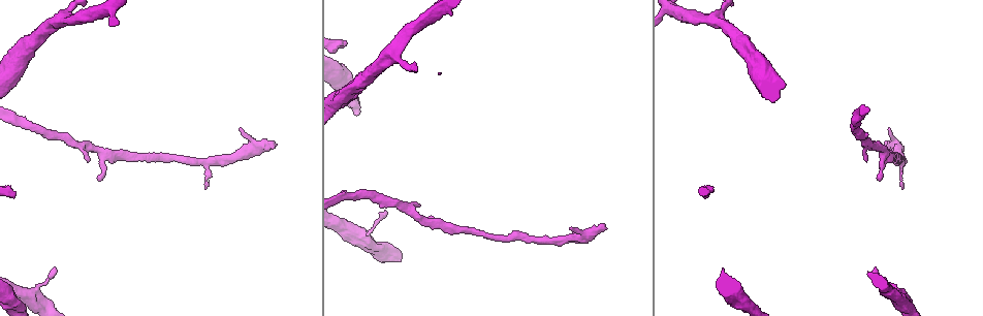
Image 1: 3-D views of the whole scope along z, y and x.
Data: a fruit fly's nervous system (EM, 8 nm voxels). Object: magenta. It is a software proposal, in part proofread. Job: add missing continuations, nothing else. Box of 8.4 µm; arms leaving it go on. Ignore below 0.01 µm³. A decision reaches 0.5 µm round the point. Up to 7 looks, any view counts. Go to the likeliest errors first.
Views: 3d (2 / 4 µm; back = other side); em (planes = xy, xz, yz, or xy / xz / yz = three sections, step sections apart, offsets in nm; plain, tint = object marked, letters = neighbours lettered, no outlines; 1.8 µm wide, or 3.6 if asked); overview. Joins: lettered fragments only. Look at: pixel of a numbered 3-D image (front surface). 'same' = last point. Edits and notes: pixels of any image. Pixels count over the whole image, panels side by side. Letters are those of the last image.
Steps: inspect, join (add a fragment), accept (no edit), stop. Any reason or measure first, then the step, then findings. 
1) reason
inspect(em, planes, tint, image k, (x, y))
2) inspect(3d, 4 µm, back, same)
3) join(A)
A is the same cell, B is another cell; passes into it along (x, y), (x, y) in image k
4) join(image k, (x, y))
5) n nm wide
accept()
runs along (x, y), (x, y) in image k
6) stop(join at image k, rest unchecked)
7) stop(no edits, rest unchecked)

free end
inspect(3d, 2 µm, image 1, (275, 147))

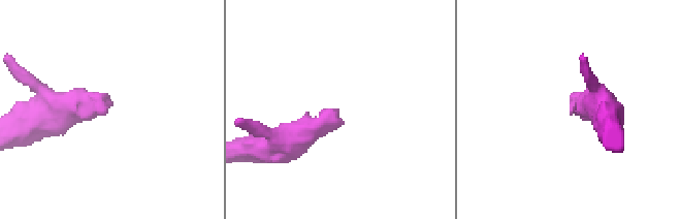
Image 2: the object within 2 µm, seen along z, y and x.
shape alone is not enough
inspect(em, planes, tint, image 2, (570, 110))

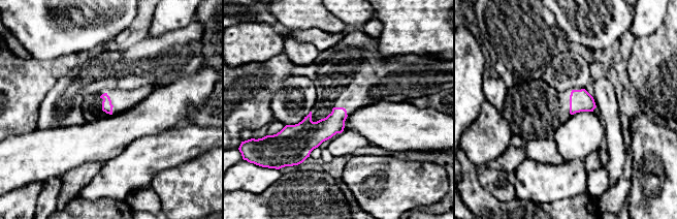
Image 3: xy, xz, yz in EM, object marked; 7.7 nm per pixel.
what lies round it
inspect(em, planes, letters, same)

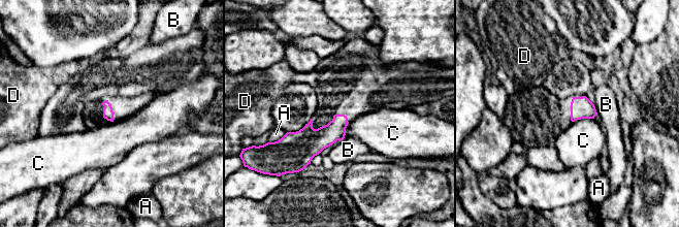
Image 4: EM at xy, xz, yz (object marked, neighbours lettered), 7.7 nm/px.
accept()
A, B, C and D are other cells; border along (593, 118), (581, 118), (573, 122) in image 4; no lettered fragment goes on from it

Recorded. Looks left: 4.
an open end
inspect(3d, 2 µm, image 1, (902, 187))

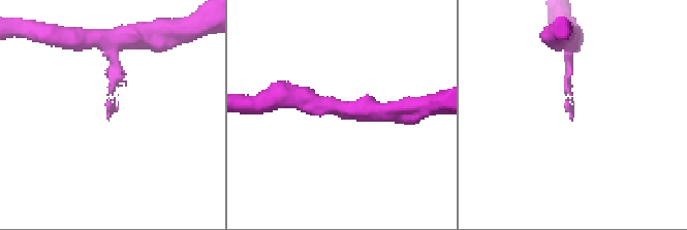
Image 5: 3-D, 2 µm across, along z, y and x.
inspect(em, planes, letters, image 5, (108, 118))

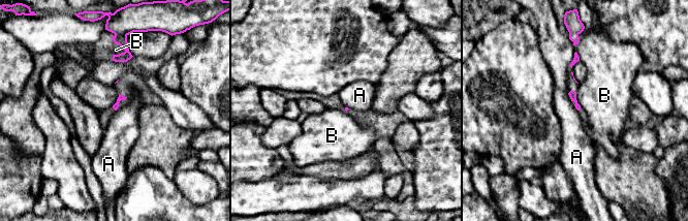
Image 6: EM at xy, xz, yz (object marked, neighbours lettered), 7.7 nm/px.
accept()
A and B are other cells; border along (575, 52), (572, 61), (568, 65) in image 6; none of them fits

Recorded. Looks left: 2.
stop(no edits, rest unchecked)

